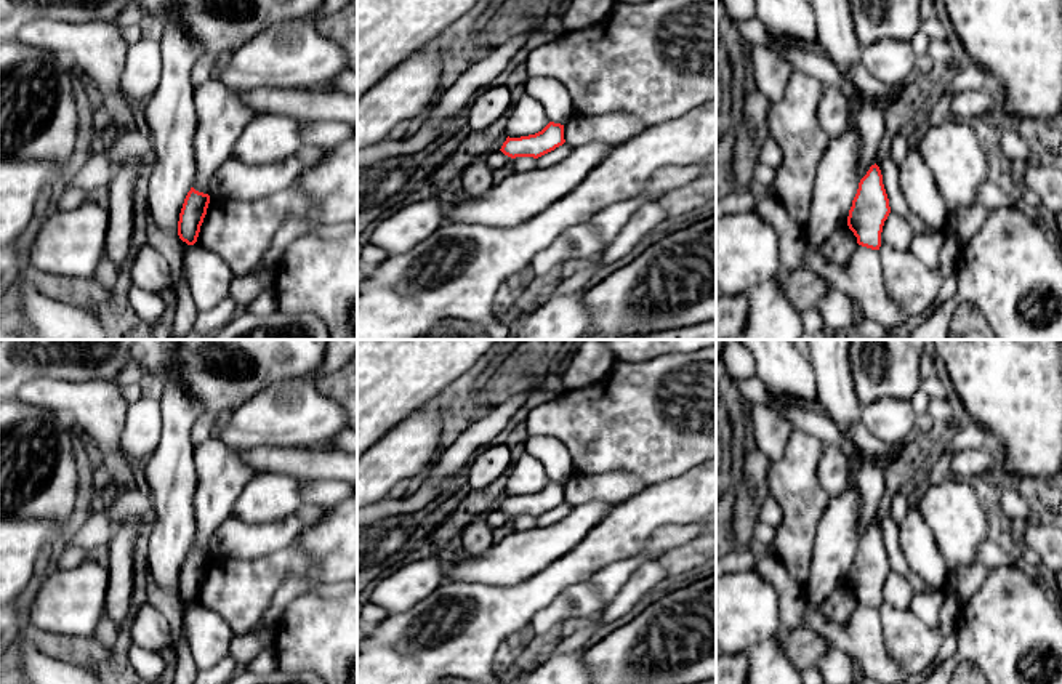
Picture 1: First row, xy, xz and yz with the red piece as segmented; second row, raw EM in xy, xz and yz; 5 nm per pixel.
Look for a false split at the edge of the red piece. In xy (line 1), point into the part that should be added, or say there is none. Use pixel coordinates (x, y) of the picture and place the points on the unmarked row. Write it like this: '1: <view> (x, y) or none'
1: none

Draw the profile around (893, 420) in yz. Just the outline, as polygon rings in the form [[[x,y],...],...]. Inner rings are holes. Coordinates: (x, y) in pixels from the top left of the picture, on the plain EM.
[[[881,397],[862,407],[862,423],[886,444],[911,442],[916,434],[915,418],[910,400]]]

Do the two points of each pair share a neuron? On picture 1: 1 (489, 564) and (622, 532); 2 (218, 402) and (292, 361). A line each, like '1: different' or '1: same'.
1: different
2: same

